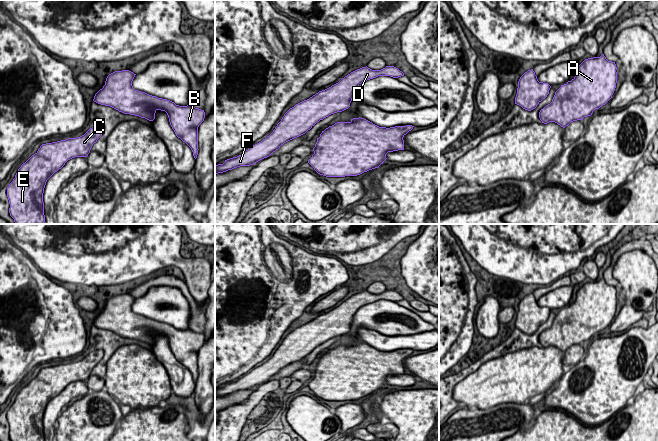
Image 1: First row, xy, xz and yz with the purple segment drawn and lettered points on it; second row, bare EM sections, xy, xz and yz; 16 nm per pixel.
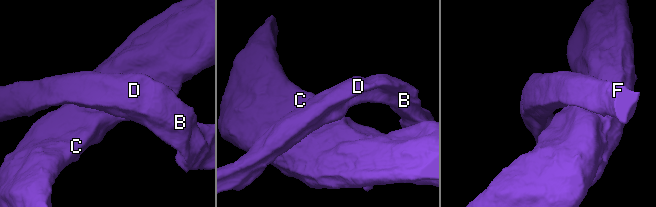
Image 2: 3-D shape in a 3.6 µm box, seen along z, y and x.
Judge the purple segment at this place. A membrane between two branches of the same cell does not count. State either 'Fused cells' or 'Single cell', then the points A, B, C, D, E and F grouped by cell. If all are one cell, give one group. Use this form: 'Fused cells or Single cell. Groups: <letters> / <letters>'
Single cell. Groups: A B C D E F

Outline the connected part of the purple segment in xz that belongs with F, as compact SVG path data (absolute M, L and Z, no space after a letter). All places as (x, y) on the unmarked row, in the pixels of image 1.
M366 290L351 296L338 307L290 332L269 360L241 379L216 389L215 398L250 390L269 381L281 369L305 358L320 344L348 333L357 311L378 300L398 302L404 300L404 297L394 290L386 290L381 294L372 294Z

